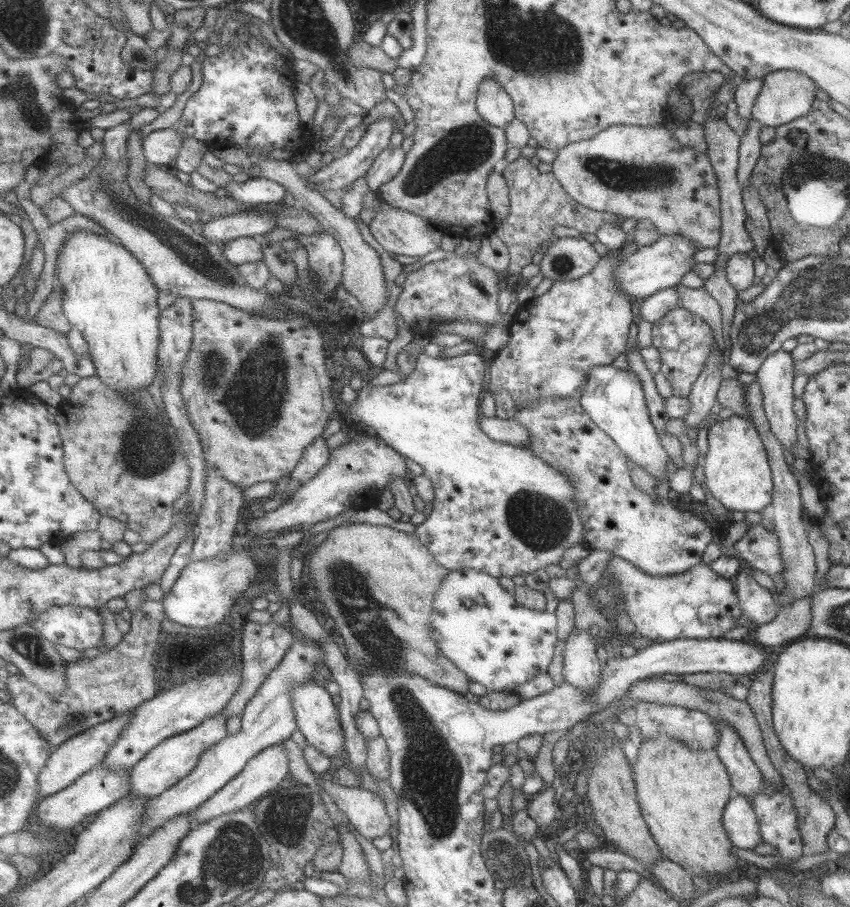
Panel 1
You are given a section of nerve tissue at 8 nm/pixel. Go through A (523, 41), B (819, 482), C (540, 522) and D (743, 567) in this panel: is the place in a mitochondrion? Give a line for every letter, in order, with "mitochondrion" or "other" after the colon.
A: mitochondrion
B: other
C: mitochondrion
D: other

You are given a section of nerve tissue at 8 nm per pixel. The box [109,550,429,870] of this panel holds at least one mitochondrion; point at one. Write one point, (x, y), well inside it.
(347, 589)

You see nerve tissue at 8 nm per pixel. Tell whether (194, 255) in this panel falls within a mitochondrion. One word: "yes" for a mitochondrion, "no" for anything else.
yes

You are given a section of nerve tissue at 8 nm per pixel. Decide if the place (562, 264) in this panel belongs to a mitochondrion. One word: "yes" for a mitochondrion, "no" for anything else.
yes

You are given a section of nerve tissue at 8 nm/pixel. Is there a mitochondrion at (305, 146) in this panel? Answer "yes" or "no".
no

